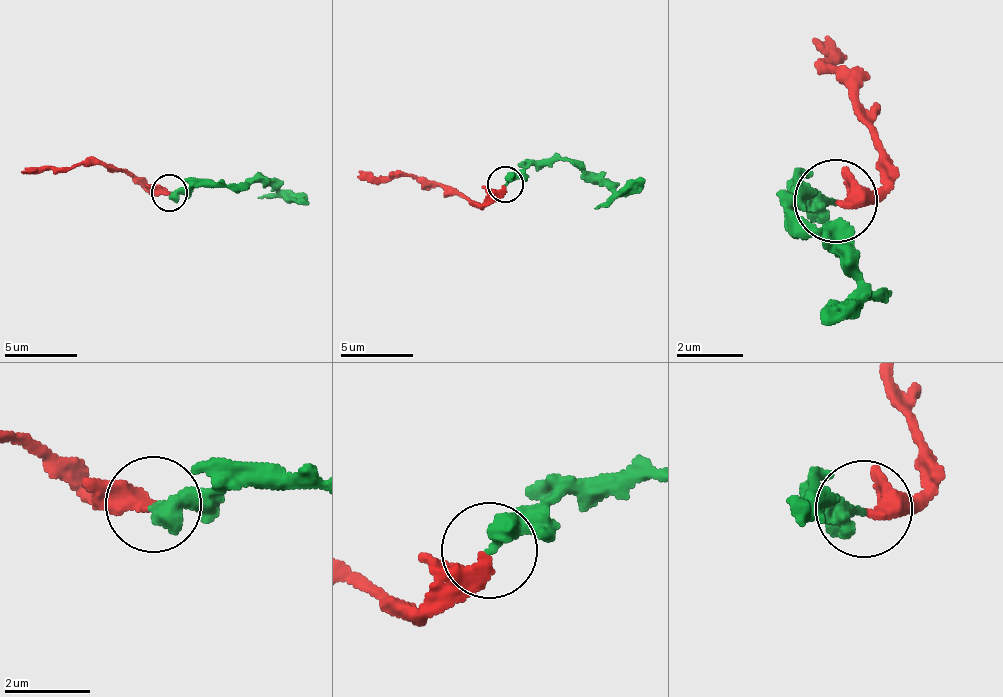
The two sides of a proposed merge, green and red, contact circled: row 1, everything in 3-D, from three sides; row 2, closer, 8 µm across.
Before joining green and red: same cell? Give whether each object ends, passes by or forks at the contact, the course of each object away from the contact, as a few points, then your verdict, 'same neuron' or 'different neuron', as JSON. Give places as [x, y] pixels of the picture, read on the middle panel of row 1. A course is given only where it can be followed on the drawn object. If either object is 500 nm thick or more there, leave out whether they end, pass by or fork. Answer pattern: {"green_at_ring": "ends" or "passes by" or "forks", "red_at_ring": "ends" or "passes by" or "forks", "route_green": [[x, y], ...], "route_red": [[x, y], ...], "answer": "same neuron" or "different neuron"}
{"green_at_ring": "ends", "red_at_ring": "ends", "route_green": [[504, 185], [522, 178], [533, 164], [576, 160], [591, 174], [616, 188], [645, 181]], "route_red": [[504, 186], [483, 200], [464, 199], [417, 180], [356, 176]], "answer": "same neuron"}

